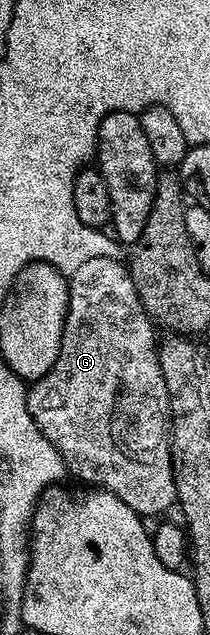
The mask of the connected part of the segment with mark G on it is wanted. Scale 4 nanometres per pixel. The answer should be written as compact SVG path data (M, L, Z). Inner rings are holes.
M104 256L103 258L91 258L91 262L83 262L79 270L71 273L69 289L73 291L70 299L69 312L65 316L63 326L63 338L59 346L59 354L55 364L51 366L50 372L41 380L36 381L28 389L27 407L33 415L34 422L39 426L39 430L49 440L49 443L61 453L61 459L66 465L78 464L83 471L89 472L89 476L100 487L106 491L114 492L120 500L127 502L131 510L135 510L142 518L157 516L160 512L165 512L169 507L174 507L177 498L177 478L173 475L173 453L171 451L171 417L169 414L169 391L167 382L161 369L161 357L159 355L158 341L153 341L155 325L145 313L143 302L135 290L133 276L129 273L128 267L121 260L112 260Z

